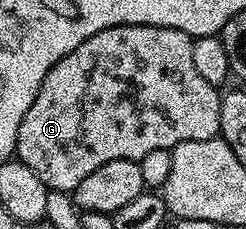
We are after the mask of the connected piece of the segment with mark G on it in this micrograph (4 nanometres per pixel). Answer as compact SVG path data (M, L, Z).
M124 24L99 30L99 34L75 46L71 54L59 58L59 62L47 70L47 78L43 78L43 86L39 86L35 102L31 102L31 110L27 110L23 122L19 122L16 159L31 166L52 191L72 194L83 178L88 178L106 162L139 162L143 154L151 154L151 150L172 150L183 142L218 139L222 93L218 85L206 82L195 70L191 55L193 41L194 37L183 30L167 26Z

